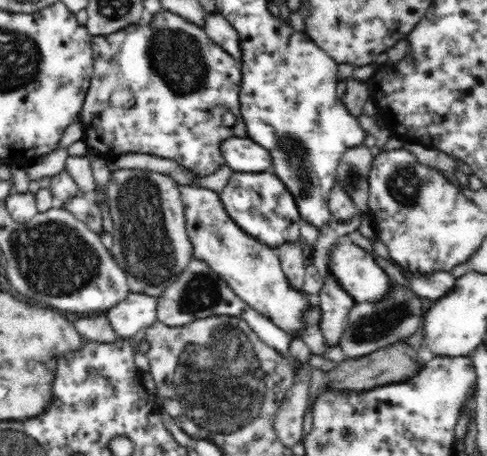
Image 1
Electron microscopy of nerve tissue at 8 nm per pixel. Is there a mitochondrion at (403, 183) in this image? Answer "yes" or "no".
yes

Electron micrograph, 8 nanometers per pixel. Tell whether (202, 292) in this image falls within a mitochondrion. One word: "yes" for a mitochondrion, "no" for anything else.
yes

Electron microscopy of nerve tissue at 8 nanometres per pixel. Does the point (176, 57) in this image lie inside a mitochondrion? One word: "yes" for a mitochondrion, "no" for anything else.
yes

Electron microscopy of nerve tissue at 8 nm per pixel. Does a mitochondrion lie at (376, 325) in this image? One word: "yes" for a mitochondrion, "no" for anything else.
yes

